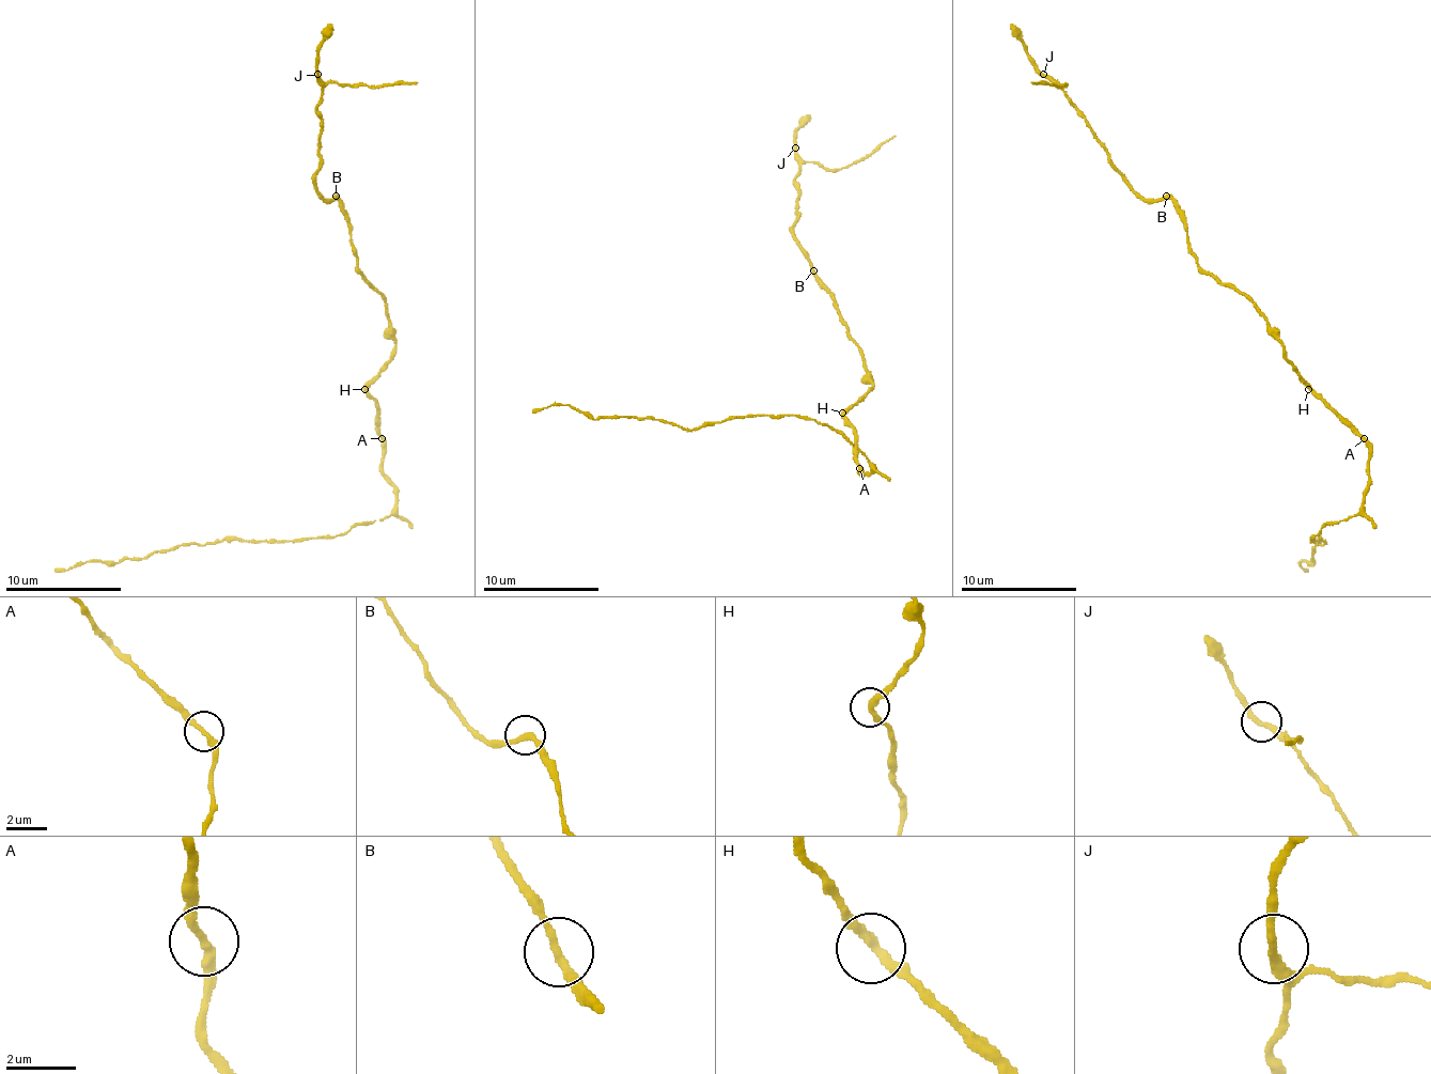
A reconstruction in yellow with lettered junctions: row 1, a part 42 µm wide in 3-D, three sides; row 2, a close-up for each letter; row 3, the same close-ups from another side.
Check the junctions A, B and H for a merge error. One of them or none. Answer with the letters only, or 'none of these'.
none of these

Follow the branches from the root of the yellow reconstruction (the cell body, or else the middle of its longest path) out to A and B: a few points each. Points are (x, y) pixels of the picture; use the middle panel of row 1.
A: (848, 413), (845, 419), (854, 430), (854, 462), (859, 468)
B: (848, 413), (871, 389), (871, 377), (866, 369), (866, 357), (851, 337), (836, 302), (813, 270)

